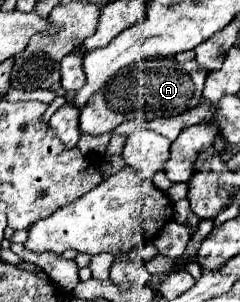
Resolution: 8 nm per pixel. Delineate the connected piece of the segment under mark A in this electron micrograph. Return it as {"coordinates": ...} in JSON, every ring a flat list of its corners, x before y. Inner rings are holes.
{"coordinates":[[173,58,141,60,129,68,123,68,113,78,109,78,103,88,81,108,79,130,83,134,105,134,115,126,129,122,133,118,153,120,177,116,201,102,201,90,207,70,199,68,195,62,179,64]]}

